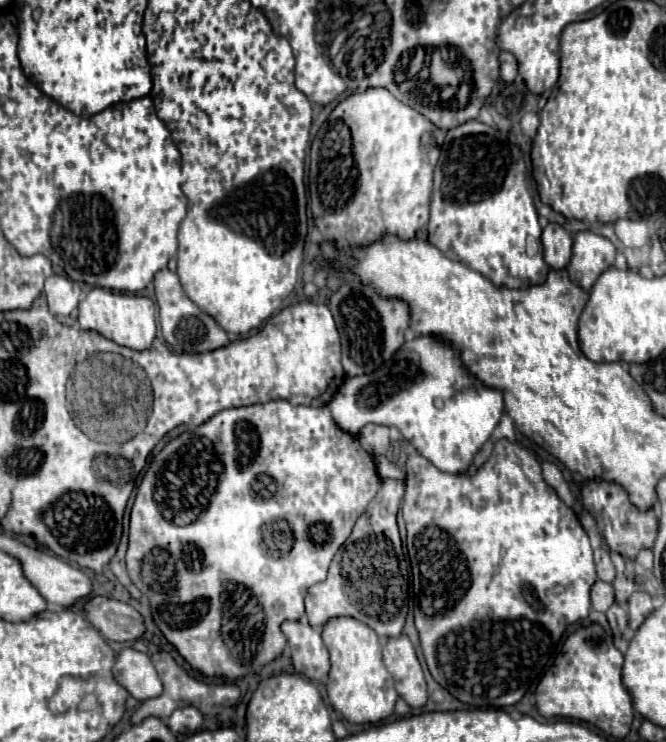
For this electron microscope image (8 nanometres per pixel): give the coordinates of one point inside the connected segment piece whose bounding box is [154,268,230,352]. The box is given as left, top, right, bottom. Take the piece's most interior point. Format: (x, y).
(185, 326)

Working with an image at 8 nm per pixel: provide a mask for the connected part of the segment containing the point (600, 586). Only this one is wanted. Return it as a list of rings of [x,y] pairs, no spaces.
[[[596,580],[590,592],[592,598],[592,608],[598,612],[606,612],[614,604],[614,586],[602,580]]]

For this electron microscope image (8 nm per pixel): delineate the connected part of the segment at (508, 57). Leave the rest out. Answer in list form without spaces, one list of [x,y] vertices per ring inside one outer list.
[[[500,52],[500,78],[504,82],[514,82],[516,74],[518,74],[516,58],[510,52]]]

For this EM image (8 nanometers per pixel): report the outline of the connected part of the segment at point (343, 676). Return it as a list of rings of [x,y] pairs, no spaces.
[[[332,618],[322,630],[324,644],[330,652],[330,678],[326,684],[328,700],[336,712],[350,724],[376,724],[394,714],[398,692],[394,680],[382,662],[382,646],[376,632],[356,618]]]

